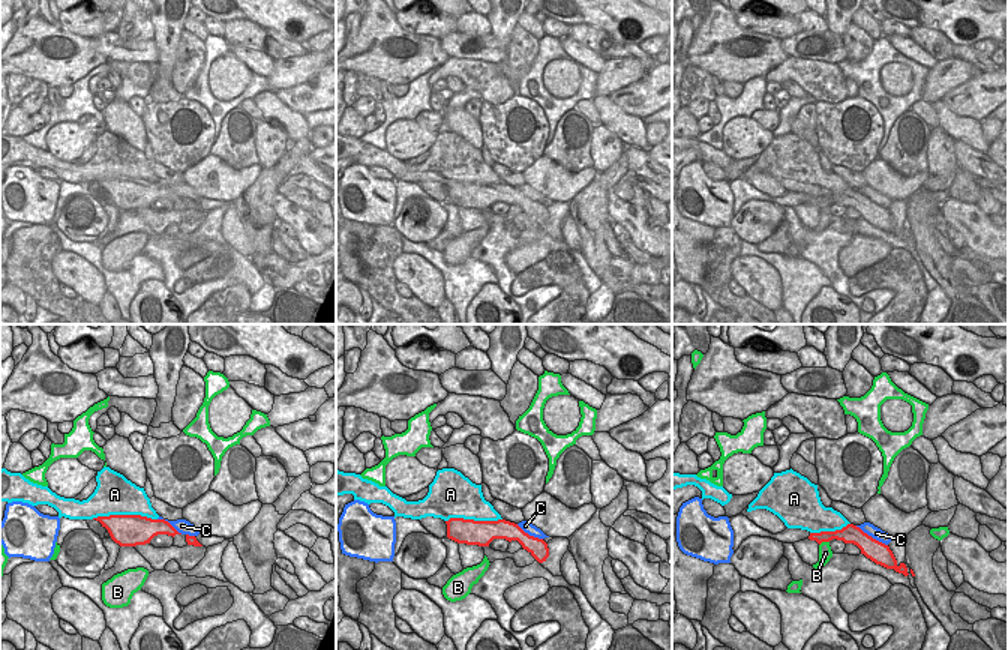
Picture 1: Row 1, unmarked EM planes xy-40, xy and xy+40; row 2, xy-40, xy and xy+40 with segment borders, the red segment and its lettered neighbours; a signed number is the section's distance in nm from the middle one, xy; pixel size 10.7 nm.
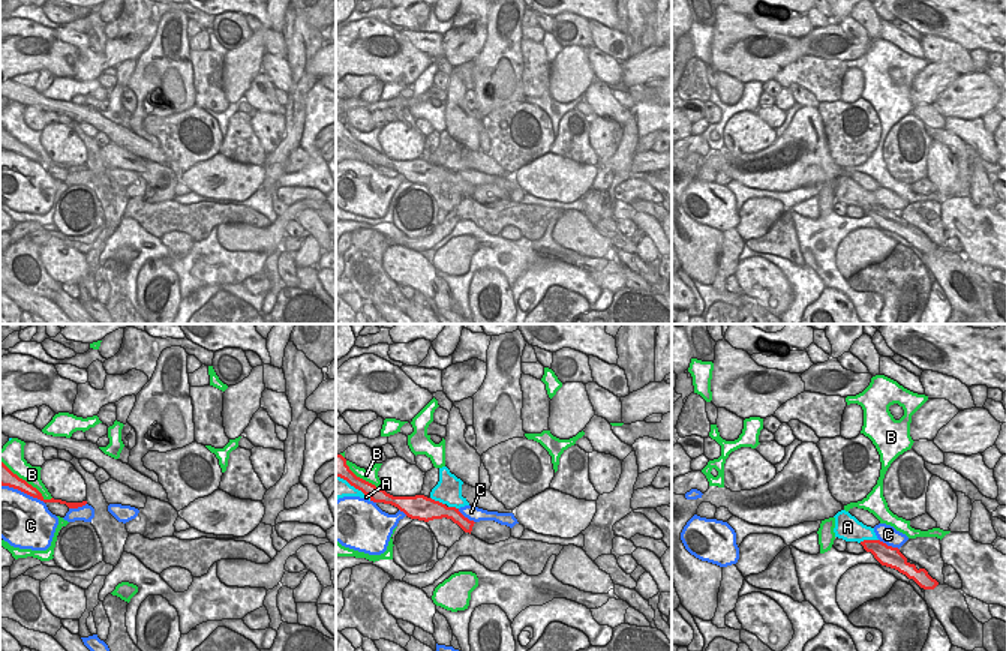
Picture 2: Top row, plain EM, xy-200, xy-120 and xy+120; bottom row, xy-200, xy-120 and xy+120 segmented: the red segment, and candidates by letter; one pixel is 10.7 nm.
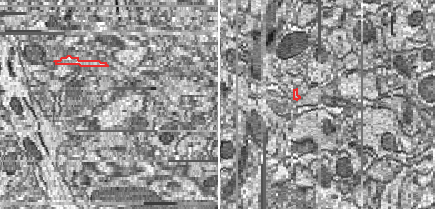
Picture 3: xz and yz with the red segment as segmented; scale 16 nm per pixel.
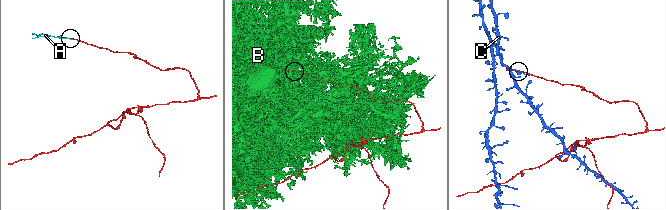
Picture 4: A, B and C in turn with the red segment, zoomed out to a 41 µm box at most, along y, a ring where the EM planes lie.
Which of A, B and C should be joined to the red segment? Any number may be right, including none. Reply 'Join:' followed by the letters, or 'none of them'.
Join: none of them

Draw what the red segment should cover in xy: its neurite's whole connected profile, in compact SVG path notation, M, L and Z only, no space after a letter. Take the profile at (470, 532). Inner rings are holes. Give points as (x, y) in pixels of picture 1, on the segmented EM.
M450 518L447 524L447 537L466 545L489 546L494 539L518 540L538 563L549 557L548 543L543 539L530 536L518 524L498 521L474 521L464 518Z

